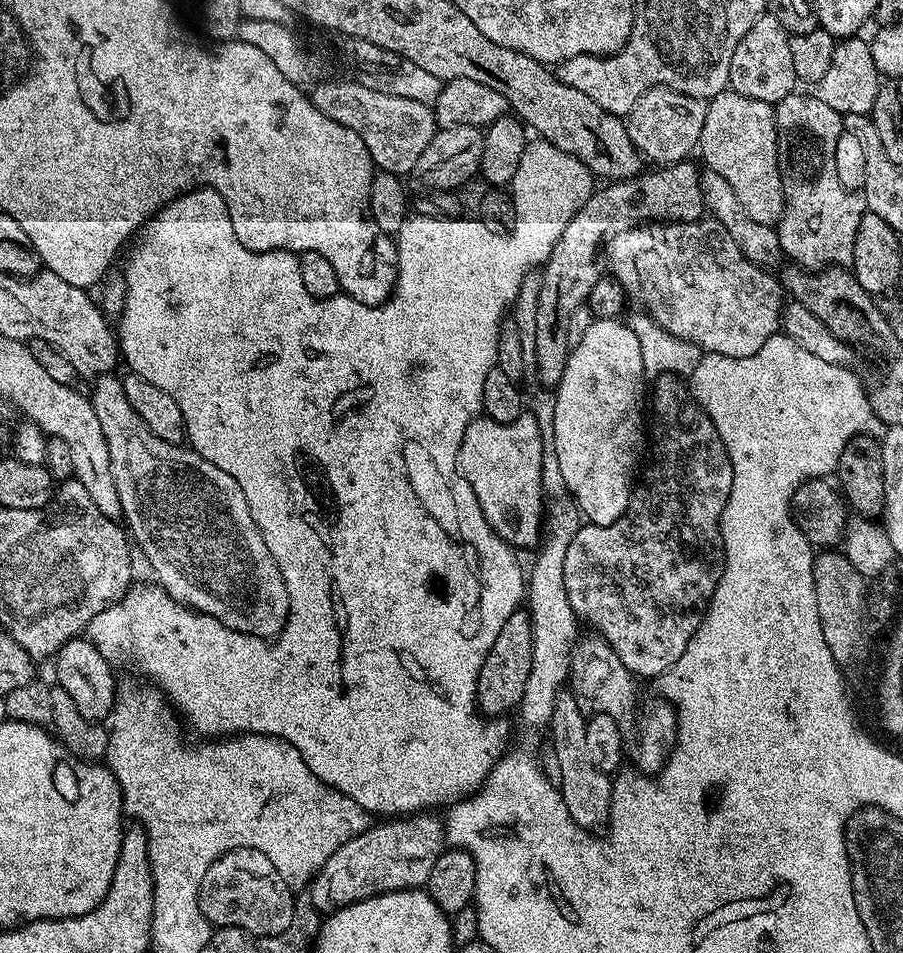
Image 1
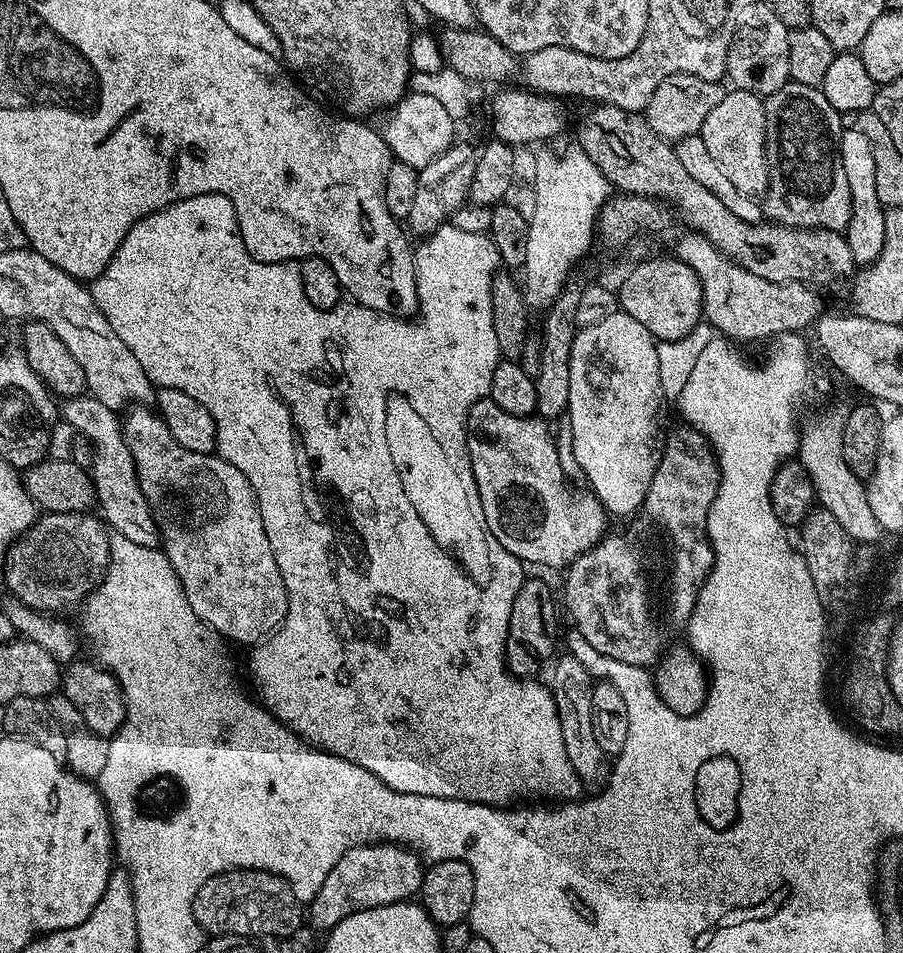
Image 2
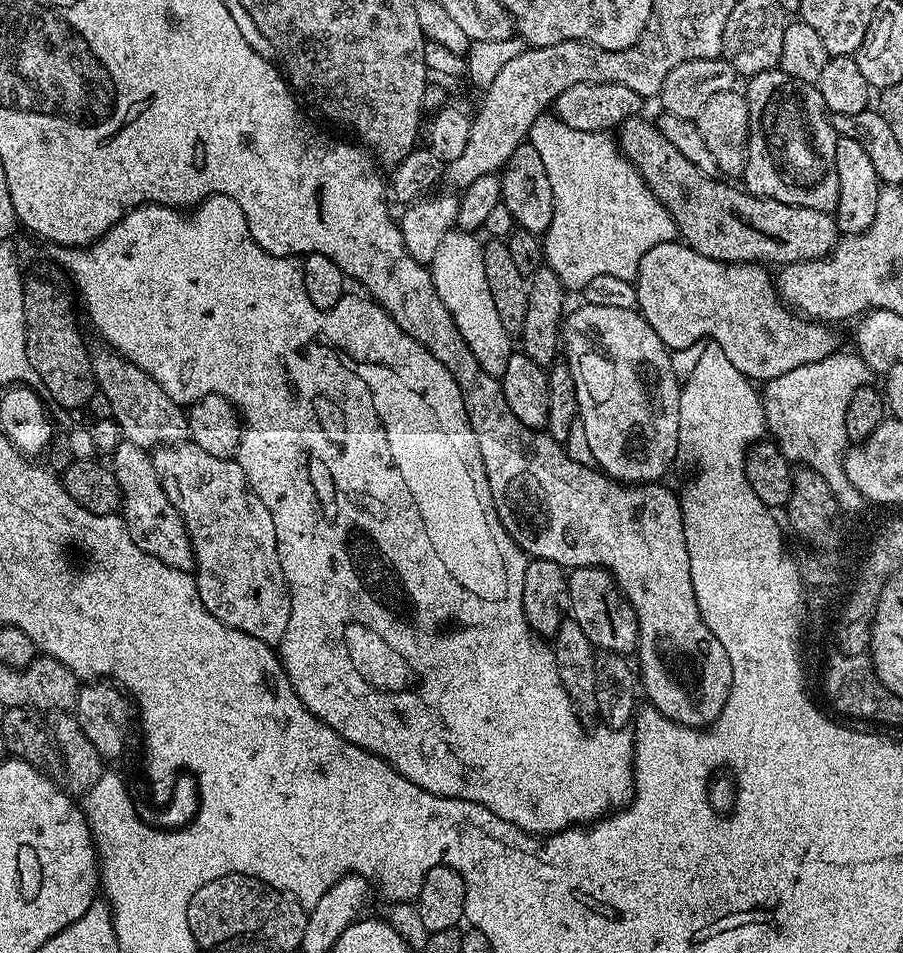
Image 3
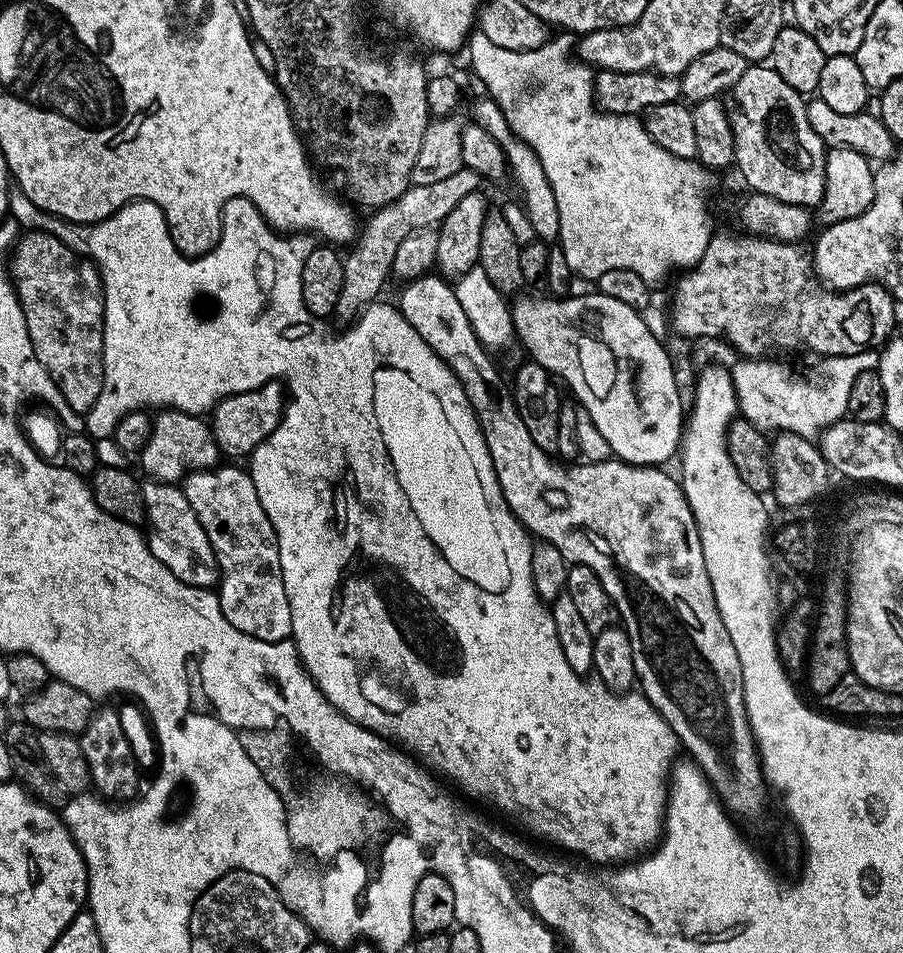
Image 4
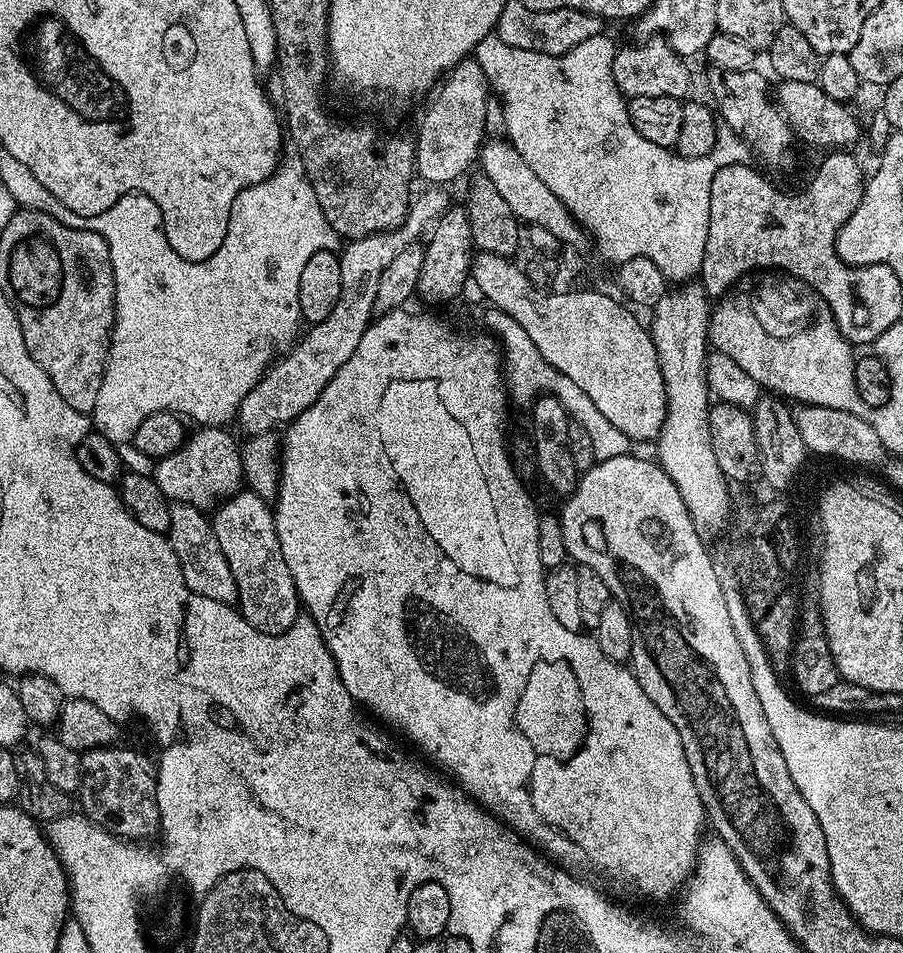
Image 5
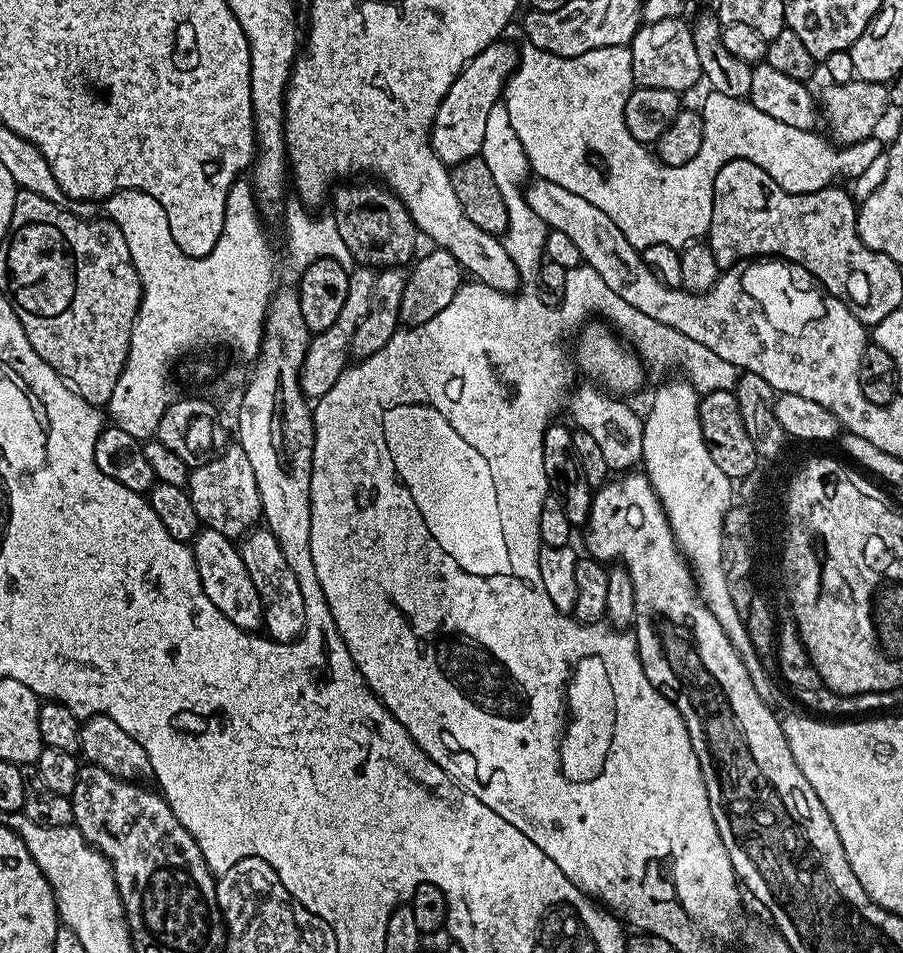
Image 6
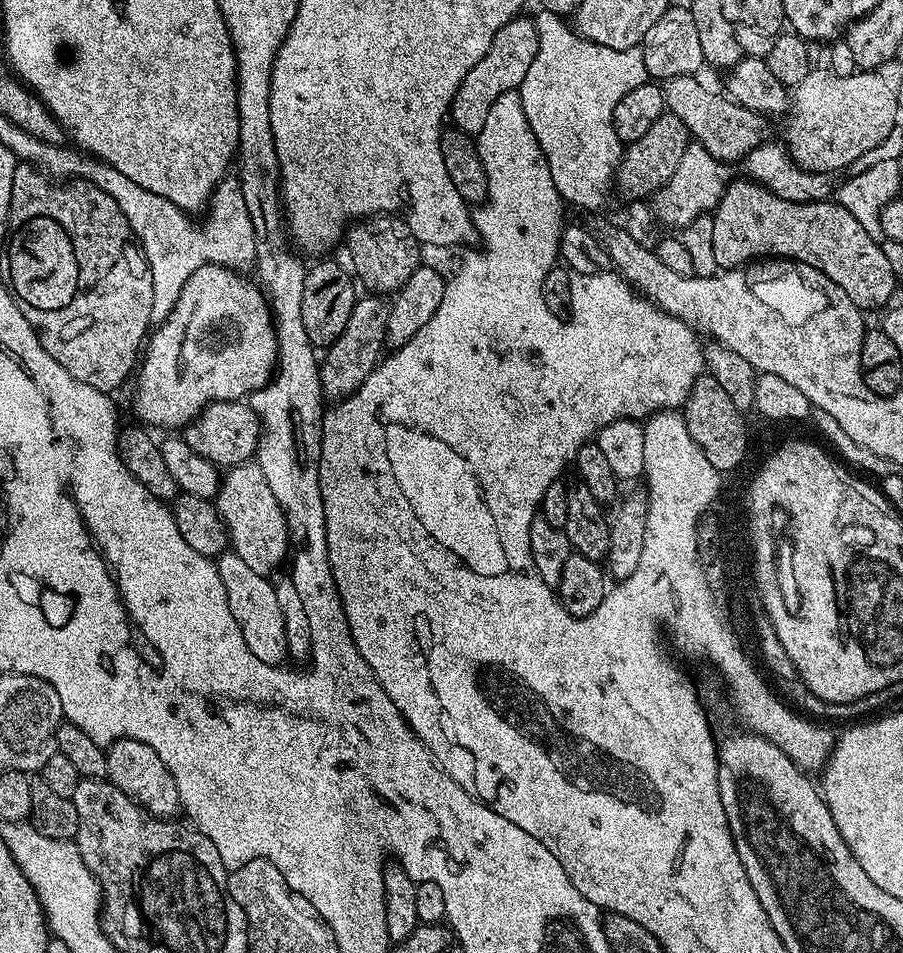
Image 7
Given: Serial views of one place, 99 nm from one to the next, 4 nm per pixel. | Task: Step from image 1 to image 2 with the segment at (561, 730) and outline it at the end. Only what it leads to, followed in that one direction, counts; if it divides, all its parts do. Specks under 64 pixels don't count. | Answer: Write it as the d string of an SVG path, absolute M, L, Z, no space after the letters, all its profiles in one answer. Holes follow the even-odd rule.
M564 656L558 660L551 665L550 687L558 710L558 722L562 726L562 740L566 742L566 756L570 758L570 766L574 766L578 778L585 785L592 784L595 780L603 781L606 776L606 757L594 738L594 677L576 656Z

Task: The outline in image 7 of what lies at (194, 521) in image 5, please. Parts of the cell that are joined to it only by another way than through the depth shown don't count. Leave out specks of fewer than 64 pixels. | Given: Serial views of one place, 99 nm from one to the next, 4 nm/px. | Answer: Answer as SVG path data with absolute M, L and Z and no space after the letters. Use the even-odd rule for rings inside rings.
M225 550L215 561L218 574L224 587L224 603L234 614L238 630L254 658L261 662L283 665L288 660L286 650L286 626L282 626L282 610L278 607L278 596L273 581L267 576L257 574L250 565L242 562L238 554Z

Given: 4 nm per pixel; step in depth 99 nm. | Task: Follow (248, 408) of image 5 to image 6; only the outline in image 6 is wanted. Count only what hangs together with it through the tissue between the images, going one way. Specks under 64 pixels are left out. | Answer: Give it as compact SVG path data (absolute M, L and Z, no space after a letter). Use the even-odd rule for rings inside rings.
M356 266L348 273L348 289L346 290L346 302L334 322L334 326L315 333L308 341L306 358L300 371L300 391L308 397L309 401L315 402L322 396L329 395L338 382L338 378L349 367L350 353L354 330L358 330L358 322L366 316L370 306L370 294L374 294L374 282L376 272L367 266Z

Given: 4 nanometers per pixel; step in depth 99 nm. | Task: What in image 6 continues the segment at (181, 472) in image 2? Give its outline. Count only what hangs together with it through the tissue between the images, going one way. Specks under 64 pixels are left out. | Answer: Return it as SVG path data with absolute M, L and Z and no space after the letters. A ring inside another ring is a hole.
M260 526L249 531L239 541L240 557L246 562L246 570L250 570L250 582L254 582L254 590L258 590L258 598L264 603L263 631L278 644L291 644L303 634L306 626L306 602L302 598L302 590L298 590L298 578L286 562L286 554L282 546L269 532L267 527Z

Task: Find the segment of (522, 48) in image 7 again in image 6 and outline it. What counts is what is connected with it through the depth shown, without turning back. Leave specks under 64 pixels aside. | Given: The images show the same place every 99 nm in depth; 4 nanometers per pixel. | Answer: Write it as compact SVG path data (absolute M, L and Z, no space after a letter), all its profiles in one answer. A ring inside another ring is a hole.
M497 42L486 46L454 78L454 86L442 98L438 114L432 123L432 149L434 154L446 165L466 162L466 158L480 155L482 142L486 138L486 118L494 105L501 103L504 85L516 71L518 63L517 45Z

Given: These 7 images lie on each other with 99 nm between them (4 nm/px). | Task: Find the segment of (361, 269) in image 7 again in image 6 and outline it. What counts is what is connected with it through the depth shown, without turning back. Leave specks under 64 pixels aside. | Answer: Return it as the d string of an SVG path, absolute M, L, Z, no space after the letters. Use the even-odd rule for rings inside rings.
M344 182L331 193L330 204L331 200L331 218L338 226L338 234L342 234L342 242L346 242L349 257L353 261L356 259L357 265L373 270L398 268L407 265L417 255L416 224L404 203L387 188L376 182Z

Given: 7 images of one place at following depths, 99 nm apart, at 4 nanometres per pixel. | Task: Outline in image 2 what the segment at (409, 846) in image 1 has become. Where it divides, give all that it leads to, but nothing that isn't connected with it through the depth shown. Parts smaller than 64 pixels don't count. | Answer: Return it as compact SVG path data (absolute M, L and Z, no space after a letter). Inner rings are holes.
M363 844L346 850L346 854L338 858L334 870L326 874L322 890L318 890L318 894L312 899L311 927L327 930L338 926L342 918L350 918L350 914L358 910L411 901L419 893L426 871L425 865L420 865L420 860L421 857L417 853L403 844Z

